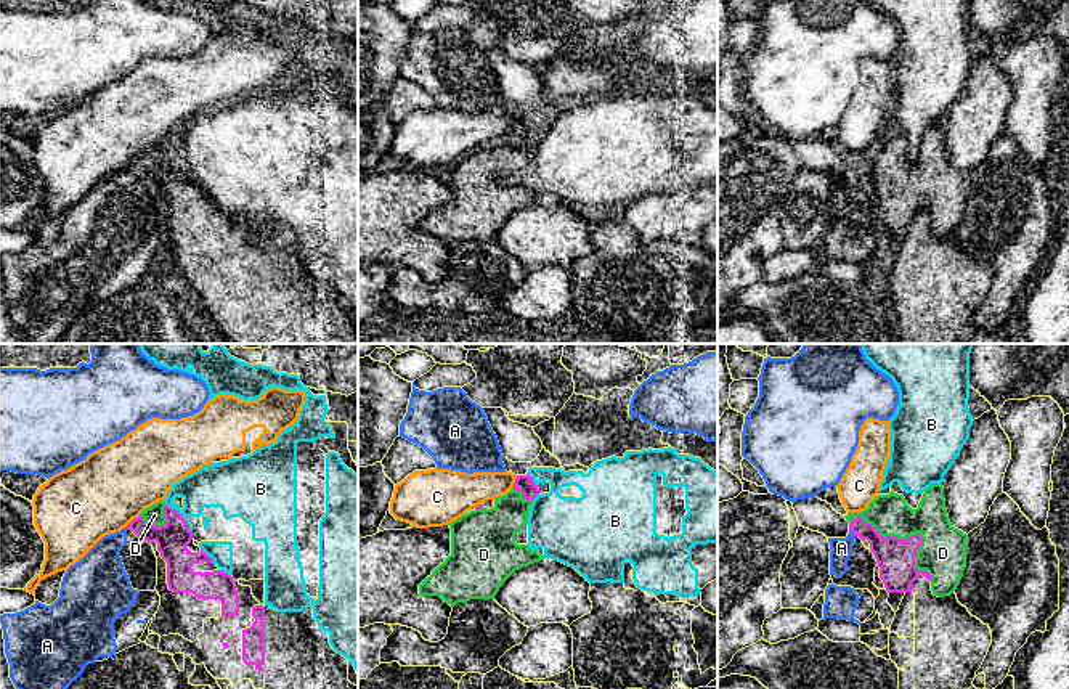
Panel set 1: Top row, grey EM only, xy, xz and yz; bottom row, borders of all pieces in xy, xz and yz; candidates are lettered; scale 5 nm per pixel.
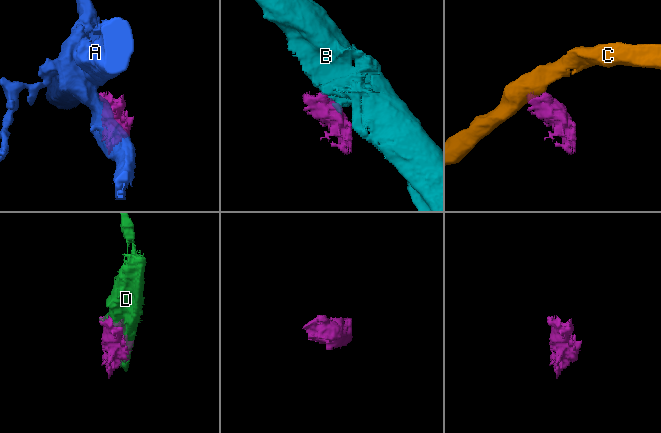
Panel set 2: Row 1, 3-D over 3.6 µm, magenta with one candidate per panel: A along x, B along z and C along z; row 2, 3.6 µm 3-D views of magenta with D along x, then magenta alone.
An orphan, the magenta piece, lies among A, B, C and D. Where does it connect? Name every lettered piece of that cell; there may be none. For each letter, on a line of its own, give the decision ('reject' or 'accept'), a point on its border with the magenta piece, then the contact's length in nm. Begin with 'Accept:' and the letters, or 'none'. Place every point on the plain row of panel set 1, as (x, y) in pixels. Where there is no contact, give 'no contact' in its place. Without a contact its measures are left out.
Accept: D
A: reject | yz (851, 172) | 50 nm
B: reject | xy (180, 156) | 200 nm
C: reject | xy (132, 161) | 100 nm
D: accept | yz (909, 177) | 500 nm

